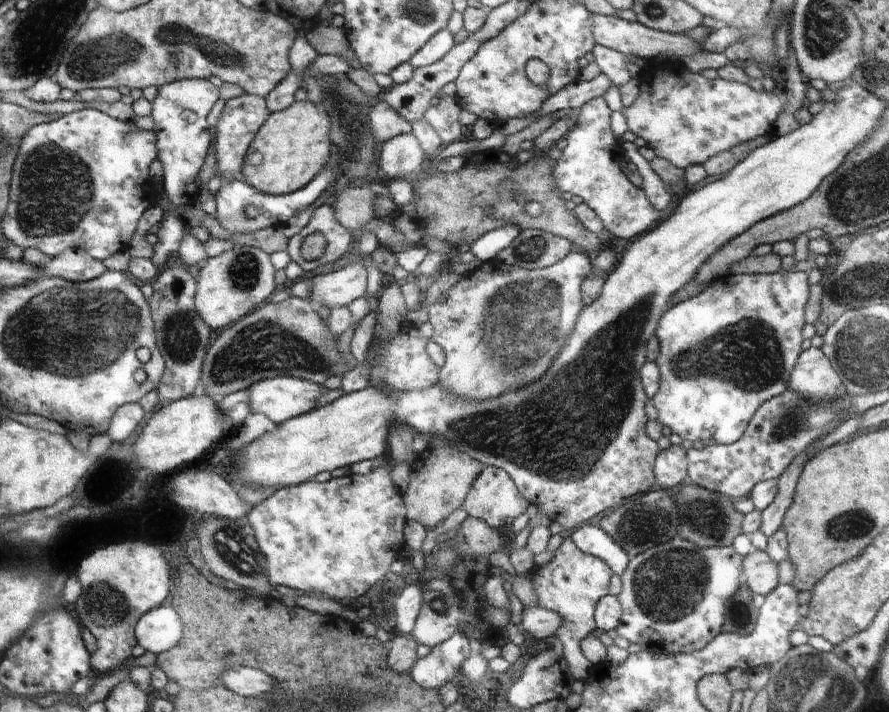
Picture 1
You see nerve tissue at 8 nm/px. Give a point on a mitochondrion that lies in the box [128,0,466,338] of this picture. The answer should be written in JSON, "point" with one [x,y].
{"point":[225,56]}

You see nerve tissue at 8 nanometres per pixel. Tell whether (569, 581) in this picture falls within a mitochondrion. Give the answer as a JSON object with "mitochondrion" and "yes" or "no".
{"mitochondrion":"no"}

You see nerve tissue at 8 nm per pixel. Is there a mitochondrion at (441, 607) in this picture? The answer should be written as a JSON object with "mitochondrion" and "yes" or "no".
{"mitochondrion":"yes"}

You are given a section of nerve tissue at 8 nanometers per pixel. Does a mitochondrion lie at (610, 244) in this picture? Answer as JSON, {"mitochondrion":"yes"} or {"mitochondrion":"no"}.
{"mitochondrion":"no"}

